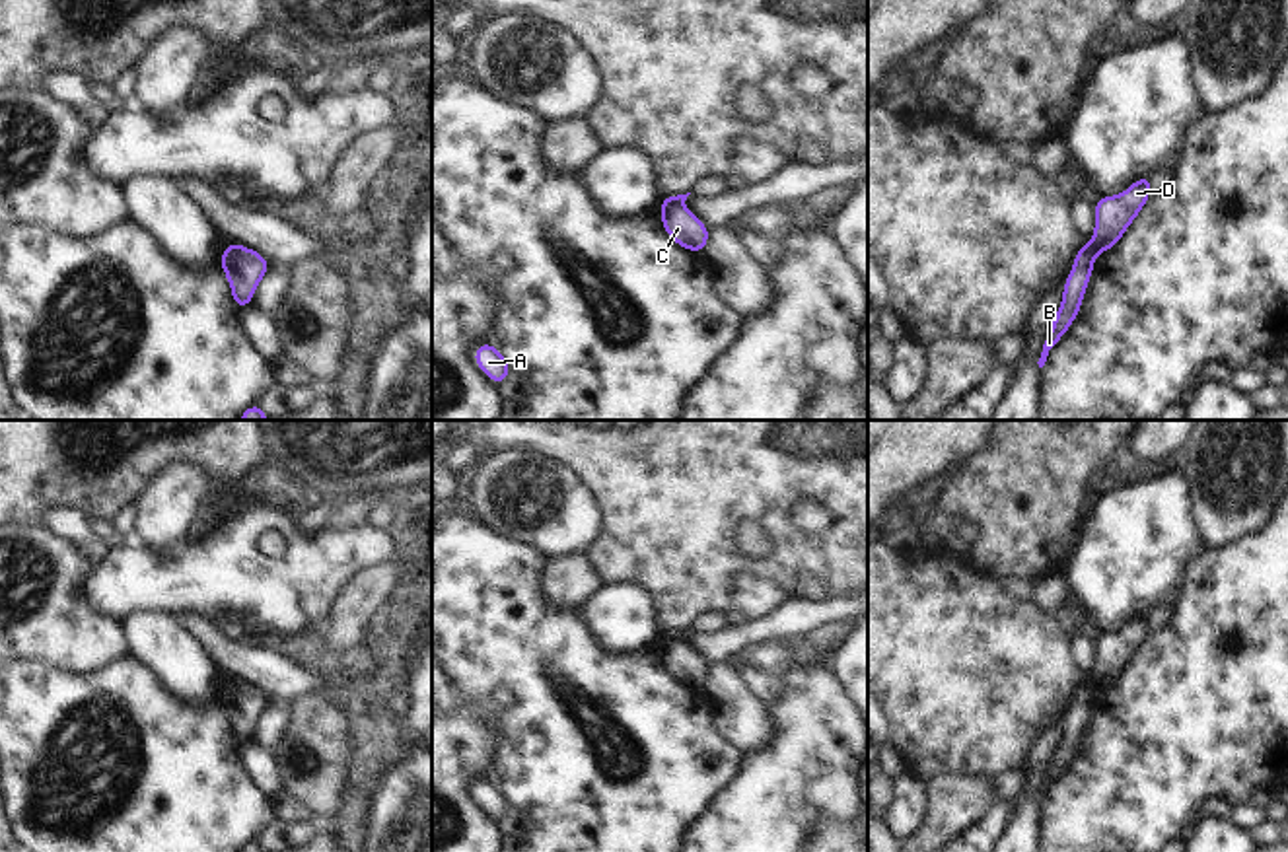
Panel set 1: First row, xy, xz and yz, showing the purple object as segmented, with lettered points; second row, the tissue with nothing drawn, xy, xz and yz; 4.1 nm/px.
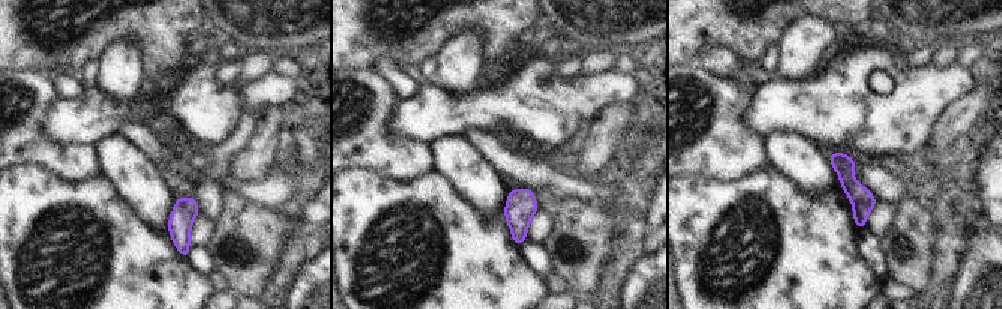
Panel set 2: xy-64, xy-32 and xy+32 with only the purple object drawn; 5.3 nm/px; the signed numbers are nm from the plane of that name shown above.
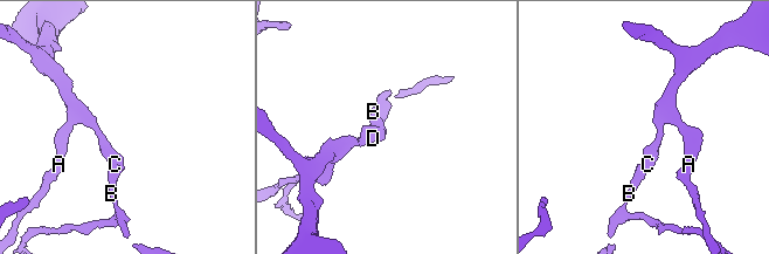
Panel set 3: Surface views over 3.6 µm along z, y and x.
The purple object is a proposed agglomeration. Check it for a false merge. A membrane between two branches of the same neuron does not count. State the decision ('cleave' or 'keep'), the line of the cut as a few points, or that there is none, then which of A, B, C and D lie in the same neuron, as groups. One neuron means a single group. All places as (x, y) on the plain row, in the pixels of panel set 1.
cleave; cut in yz along (1086, 681), (1094, 691); A C D / B

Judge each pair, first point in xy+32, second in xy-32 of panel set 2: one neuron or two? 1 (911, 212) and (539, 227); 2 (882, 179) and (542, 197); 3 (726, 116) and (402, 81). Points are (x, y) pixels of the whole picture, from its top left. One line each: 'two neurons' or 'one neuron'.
1: two neurons
2: two neurons
3: two neurons

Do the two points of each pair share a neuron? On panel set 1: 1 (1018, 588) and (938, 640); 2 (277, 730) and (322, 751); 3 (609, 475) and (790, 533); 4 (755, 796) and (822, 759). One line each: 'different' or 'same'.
1: different
2: different
3: same
4: same

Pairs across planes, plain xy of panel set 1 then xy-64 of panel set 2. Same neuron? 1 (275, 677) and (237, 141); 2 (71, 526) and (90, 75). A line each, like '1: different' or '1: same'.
1: different
2: different

